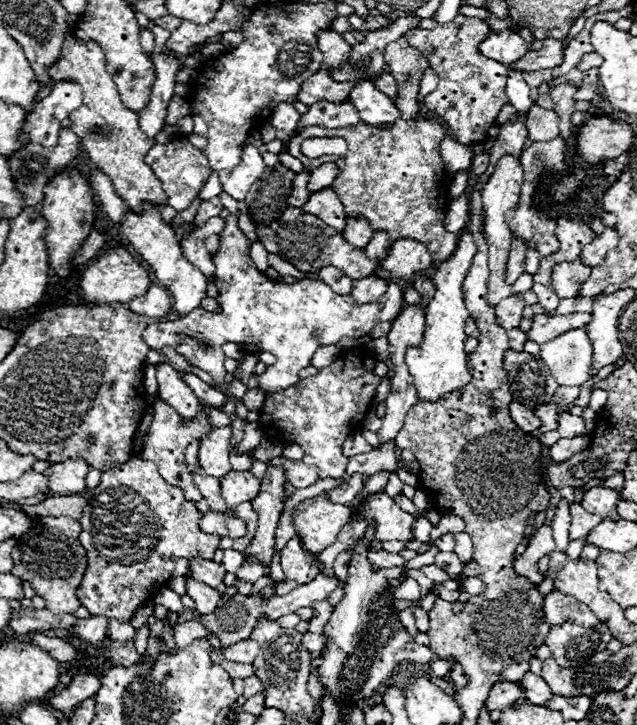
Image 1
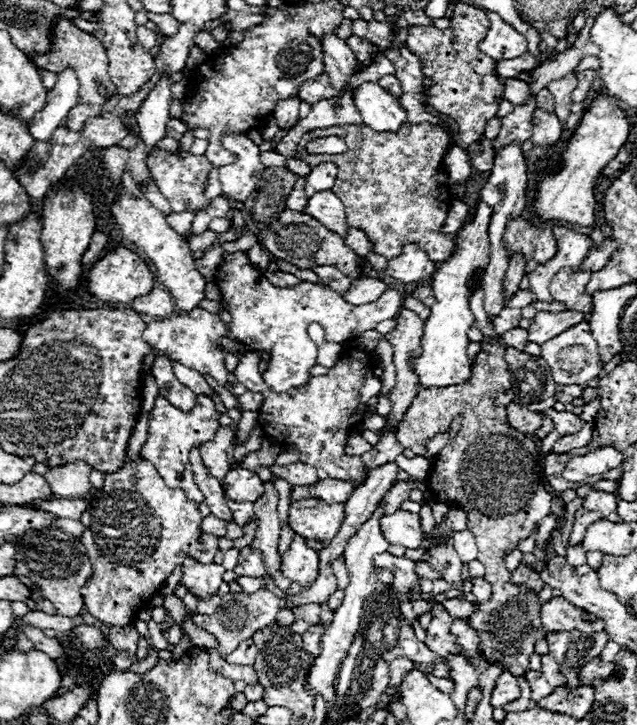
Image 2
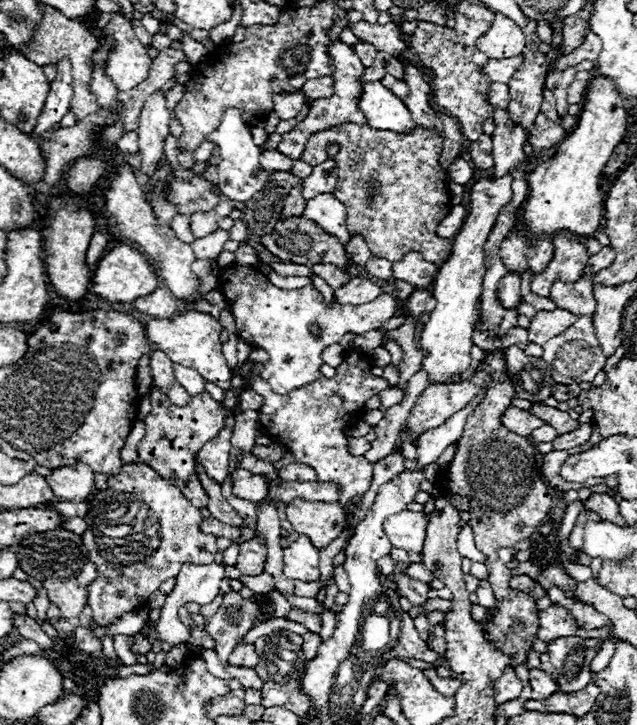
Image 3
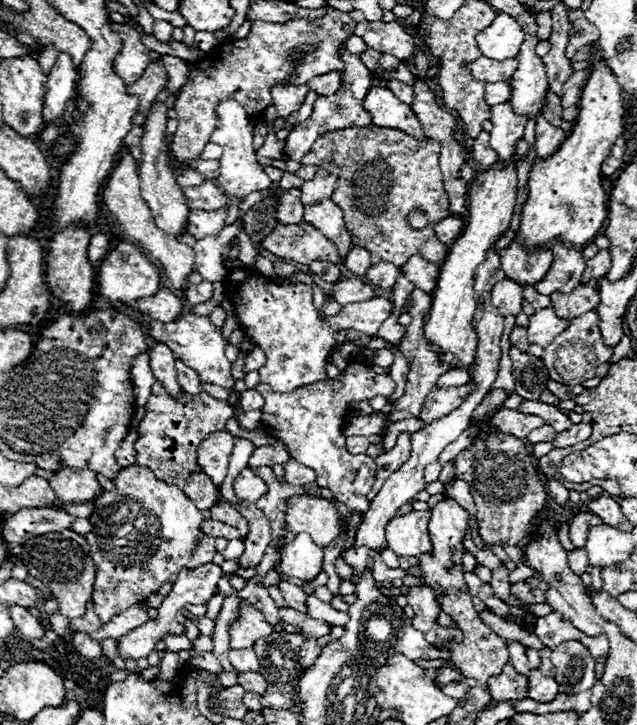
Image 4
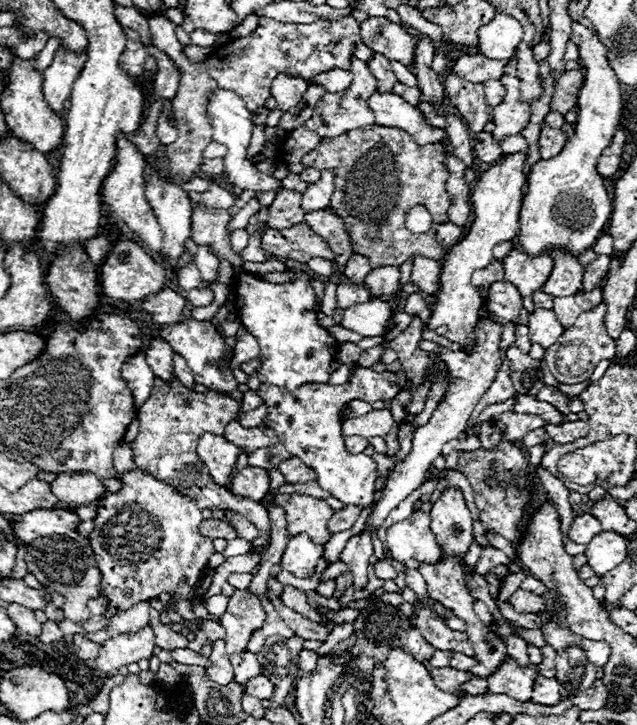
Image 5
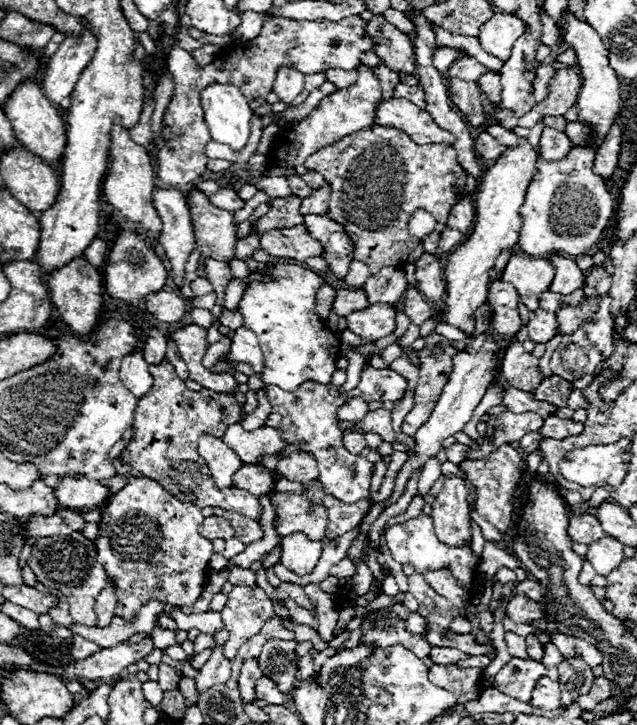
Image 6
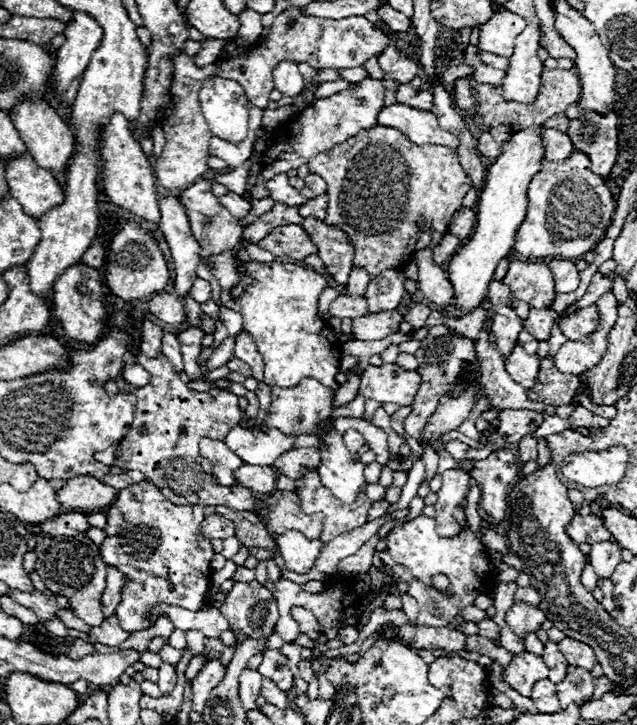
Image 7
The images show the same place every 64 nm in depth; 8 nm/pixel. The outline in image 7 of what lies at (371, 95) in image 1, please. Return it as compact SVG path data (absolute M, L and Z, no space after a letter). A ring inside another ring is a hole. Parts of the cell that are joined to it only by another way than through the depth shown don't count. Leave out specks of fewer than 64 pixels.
M406 104L384 106L382 114L378 114L378 124L400 130L410 142L418 146L436 144L436 146L446 146L454 152L458 150L458 140L454 138L454 134L442 130L432 112L416 110Z

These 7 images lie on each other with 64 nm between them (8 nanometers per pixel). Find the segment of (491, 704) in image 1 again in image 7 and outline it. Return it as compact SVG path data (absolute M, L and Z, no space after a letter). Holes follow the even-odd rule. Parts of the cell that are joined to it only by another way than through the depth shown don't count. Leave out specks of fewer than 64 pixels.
M522 652L522 654L516 654L514 662L510 662L510 666L504 670L504 678L522 696L530 696L534 682L548 678L548 672L550 668L542 662L540 656Z

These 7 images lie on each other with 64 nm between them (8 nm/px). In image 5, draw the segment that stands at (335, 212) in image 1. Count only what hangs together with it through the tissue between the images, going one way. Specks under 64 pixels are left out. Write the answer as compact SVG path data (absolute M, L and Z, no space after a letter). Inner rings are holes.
M328 208L328 210L318 210L318 212L308 212L304 216L304 222L318 234L334 252L334 268L338 272L344 272L346 262L352 256L352 242L350 236L344 228L344 222Z

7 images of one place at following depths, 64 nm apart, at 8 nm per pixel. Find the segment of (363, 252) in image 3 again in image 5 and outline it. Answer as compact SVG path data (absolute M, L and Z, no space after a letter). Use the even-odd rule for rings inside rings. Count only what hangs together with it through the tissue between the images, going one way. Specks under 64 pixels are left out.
M352 254L350 262L346 264L346 270L344 270L344 276L350 278L352 284L362 284L364 278L370 274L370 264L366 258L362 258L360 254Z

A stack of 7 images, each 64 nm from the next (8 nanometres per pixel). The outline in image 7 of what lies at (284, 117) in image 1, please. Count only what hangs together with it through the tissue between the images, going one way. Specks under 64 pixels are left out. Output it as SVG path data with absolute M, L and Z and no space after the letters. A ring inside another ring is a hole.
M280 62L274 68L274 86L284 96L296 96L304 86L304 78L300 76L298 66L294 62Z

